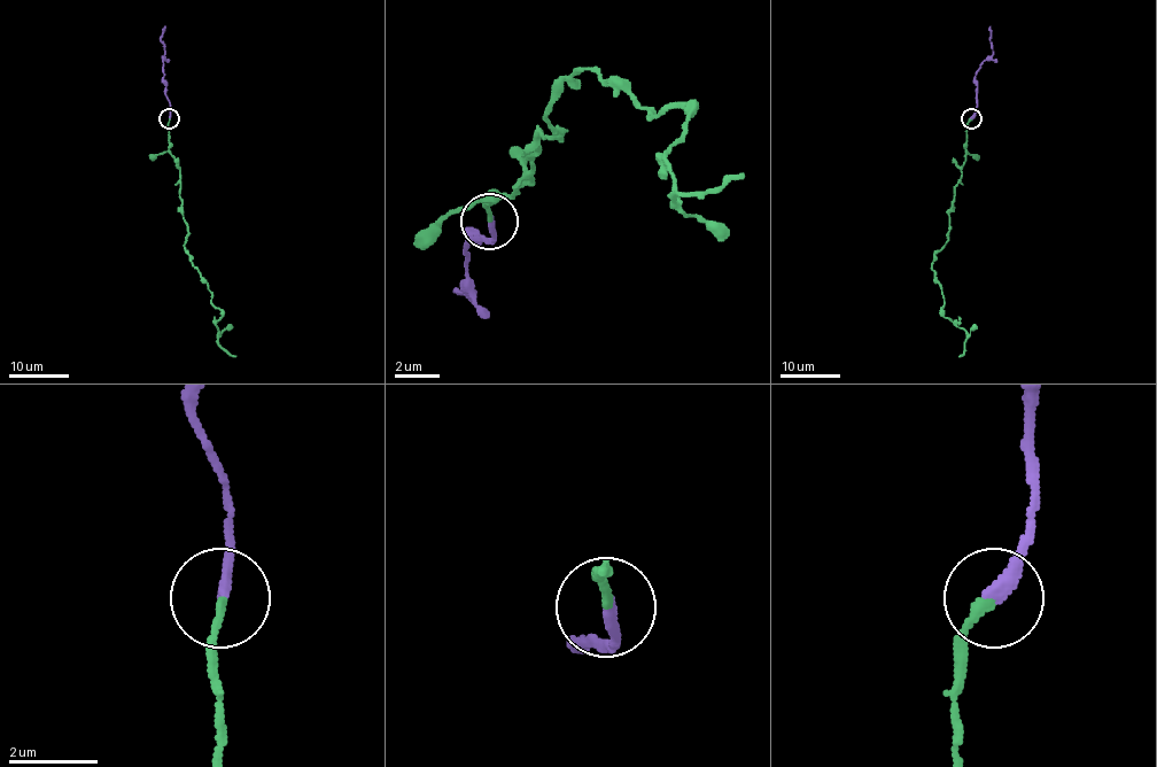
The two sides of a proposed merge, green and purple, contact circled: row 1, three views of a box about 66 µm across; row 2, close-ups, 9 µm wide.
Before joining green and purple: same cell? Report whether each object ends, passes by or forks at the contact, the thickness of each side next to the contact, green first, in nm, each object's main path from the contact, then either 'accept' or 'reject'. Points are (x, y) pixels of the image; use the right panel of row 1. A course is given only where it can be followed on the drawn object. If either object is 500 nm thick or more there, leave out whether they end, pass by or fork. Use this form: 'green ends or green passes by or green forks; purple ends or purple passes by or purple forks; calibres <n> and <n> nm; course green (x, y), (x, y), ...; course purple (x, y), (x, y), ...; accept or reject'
green ends; purple ends; calibres 200 and 280 nm; course green (971, 118), (947, 241), (932, 262), (945, 302), (942, 316), (965, 332), (960, 356); course purple (971, 118), (977, 107), (976, 71), (992, 54), (989, 26); accept

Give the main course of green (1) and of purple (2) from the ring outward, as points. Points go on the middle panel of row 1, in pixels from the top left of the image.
1: (490, 219), (558, 134), (569, 72), (689, 113), (677, 202), (745, 175)
2: (490, 219), (490, 242), (473, 242), (479, 242), (468, 237), (473, 299), (457, 293), (473, 287)

